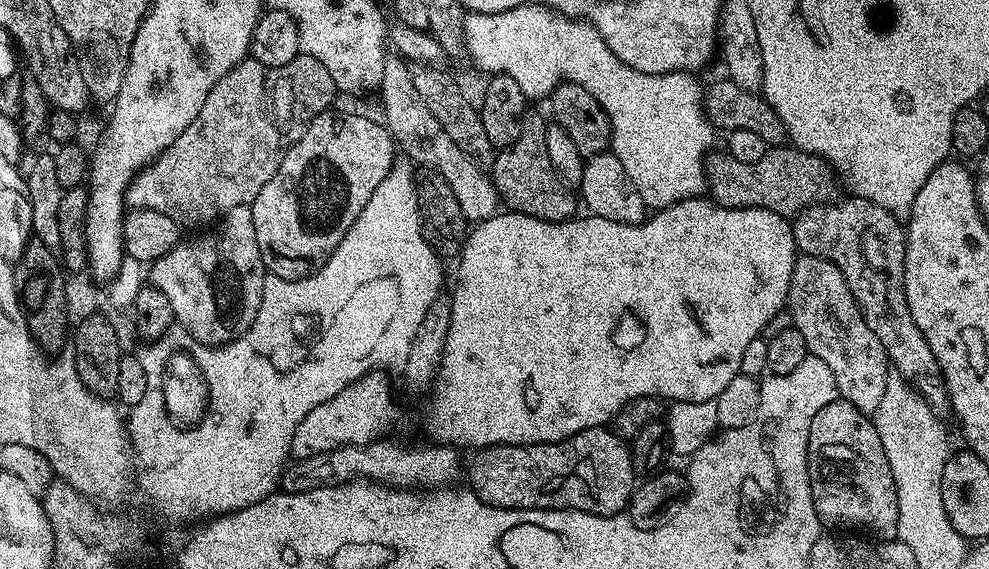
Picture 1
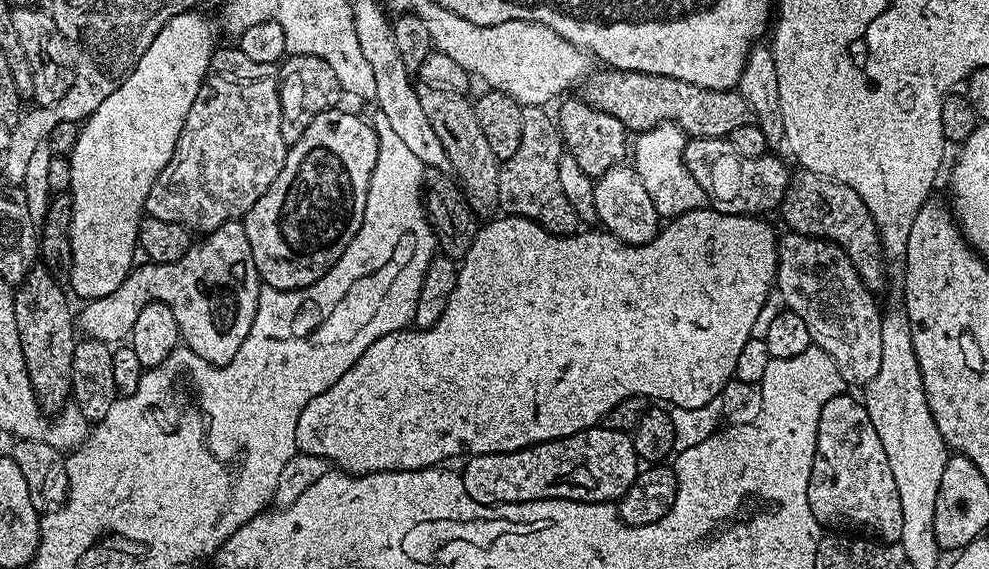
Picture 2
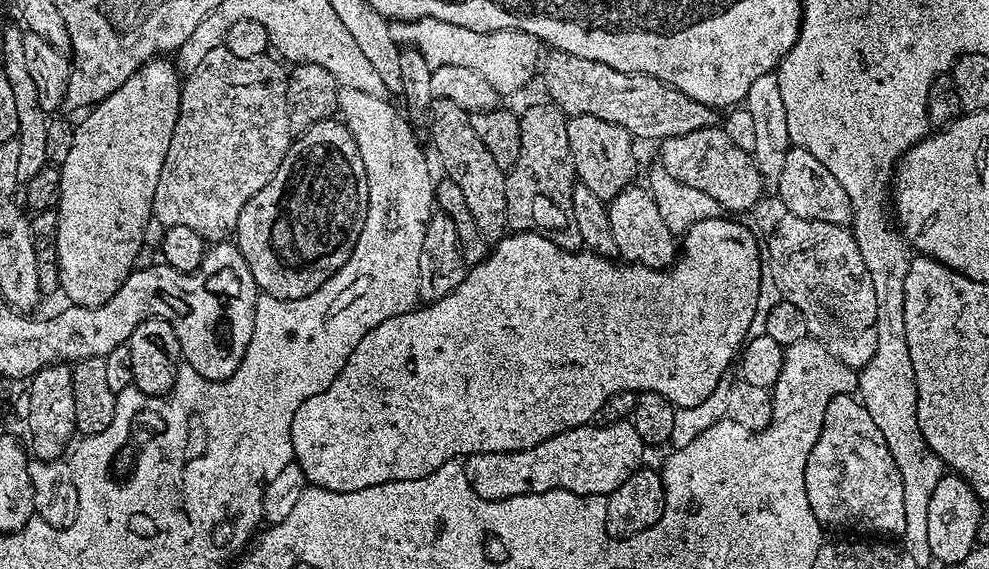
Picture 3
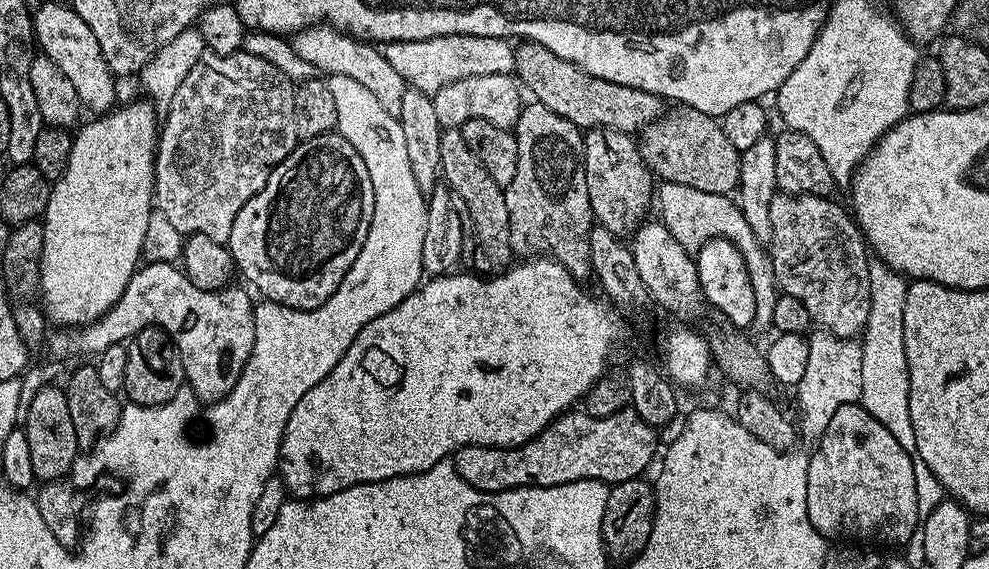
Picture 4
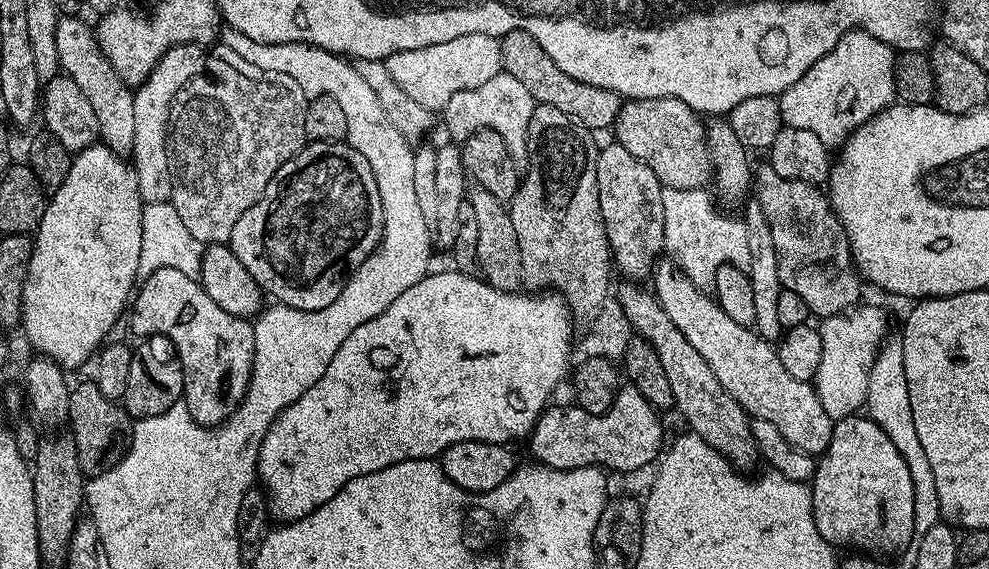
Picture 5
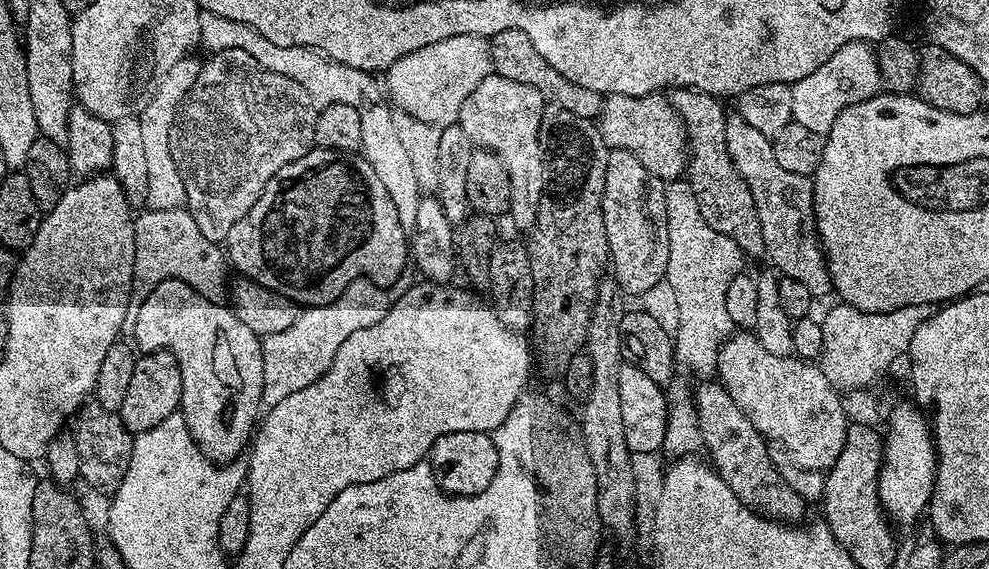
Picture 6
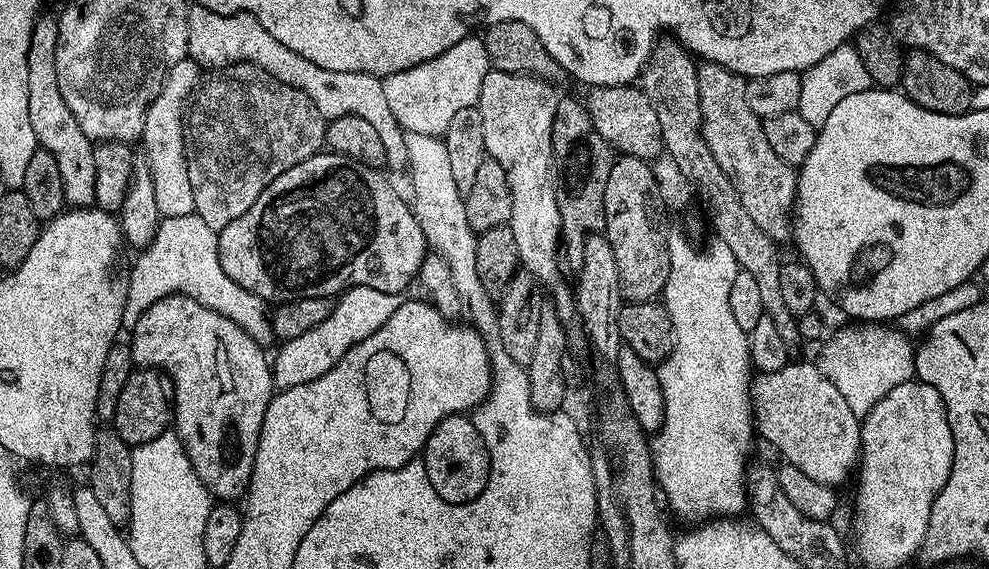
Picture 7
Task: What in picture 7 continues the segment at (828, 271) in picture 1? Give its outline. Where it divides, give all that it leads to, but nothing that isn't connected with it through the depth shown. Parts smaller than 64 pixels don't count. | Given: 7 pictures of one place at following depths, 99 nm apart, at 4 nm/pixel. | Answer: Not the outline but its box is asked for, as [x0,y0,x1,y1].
[700,63,797,241]

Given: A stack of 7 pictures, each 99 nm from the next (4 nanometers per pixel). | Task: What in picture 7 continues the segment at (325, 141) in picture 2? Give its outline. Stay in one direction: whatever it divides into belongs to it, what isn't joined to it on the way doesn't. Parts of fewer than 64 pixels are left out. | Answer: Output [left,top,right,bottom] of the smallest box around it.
[218,150,430,306]

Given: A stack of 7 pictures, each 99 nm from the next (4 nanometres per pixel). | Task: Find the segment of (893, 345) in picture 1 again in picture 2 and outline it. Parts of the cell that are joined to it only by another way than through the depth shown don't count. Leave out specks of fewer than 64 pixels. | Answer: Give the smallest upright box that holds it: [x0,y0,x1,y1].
[782,170,884,286]

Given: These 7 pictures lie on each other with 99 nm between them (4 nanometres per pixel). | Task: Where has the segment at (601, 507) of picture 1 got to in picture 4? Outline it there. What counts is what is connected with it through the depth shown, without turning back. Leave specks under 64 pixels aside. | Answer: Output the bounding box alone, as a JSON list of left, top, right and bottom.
[454,406,657,492]

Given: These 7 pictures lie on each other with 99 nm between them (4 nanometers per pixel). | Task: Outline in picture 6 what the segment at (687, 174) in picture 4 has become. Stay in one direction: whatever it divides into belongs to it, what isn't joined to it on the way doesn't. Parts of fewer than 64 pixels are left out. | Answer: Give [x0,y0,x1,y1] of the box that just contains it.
[598,94,690,182]

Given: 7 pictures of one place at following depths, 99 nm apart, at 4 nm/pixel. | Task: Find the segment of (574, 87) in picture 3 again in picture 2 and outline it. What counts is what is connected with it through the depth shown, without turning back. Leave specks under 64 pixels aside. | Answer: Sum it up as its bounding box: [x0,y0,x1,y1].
[582,67,753,140]

